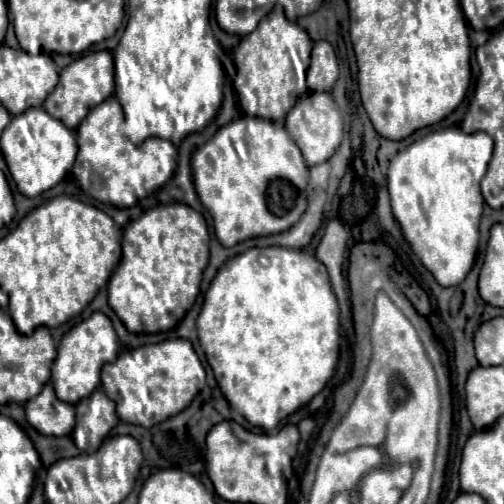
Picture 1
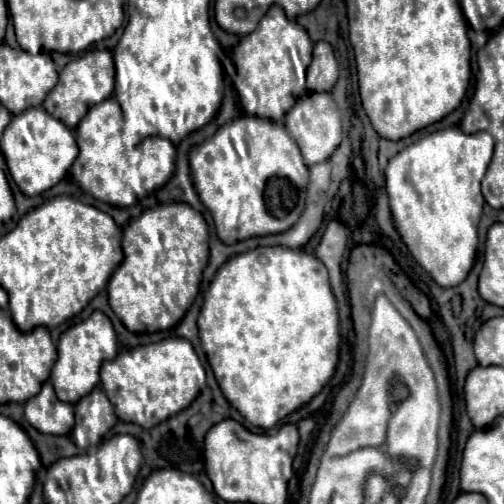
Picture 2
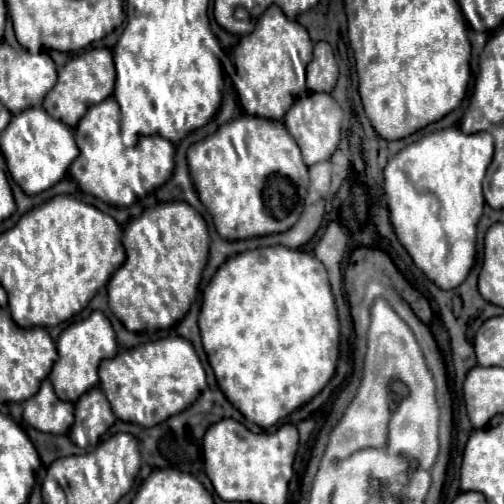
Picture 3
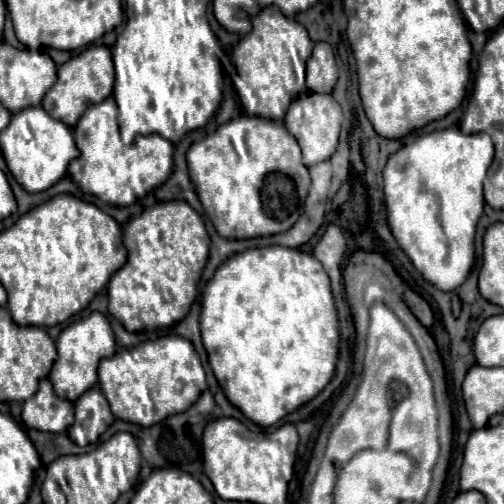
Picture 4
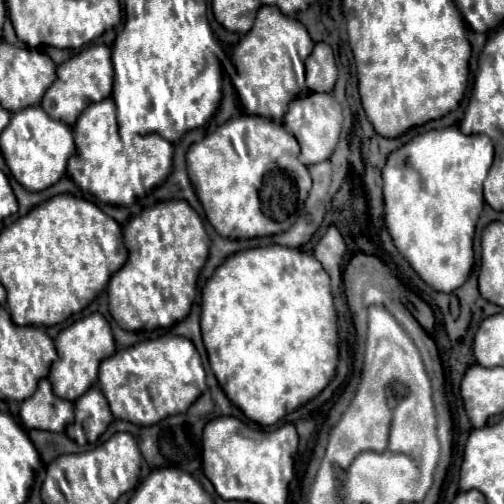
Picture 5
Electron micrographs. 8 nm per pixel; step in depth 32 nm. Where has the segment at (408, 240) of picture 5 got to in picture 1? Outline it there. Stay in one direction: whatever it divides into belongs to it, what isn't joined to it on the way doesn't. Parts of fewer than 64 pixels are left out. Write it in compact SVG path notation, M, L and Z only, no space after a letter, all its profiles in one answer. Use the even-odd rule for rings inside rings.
M444 128L426 134L402 152L398 152L388 168L388 190L394 218L398 220L404 238L414 248L422 264L434 274L440 286L456 286L470 272L480 240L480 218L484 198L480 194L480 180L486 174L494 140L486 132L466 134L460 128Z

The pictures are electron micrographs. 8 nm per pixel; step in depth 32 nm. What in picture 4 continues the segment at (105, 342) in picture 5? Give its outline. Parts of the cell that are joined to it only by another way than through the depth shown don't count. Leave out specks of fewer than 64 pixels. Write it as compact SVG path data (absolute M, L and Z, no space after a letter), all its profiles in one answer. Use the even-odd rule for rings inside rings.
M92 312L88 318L64 328L56 340L56 348L58 348L58 362L52 366L48 378L54 386L56 396L60 396L62 400L76 402L88 388L98 384L98 364L102 358L114 356L116 340L108 318L102 312Z

